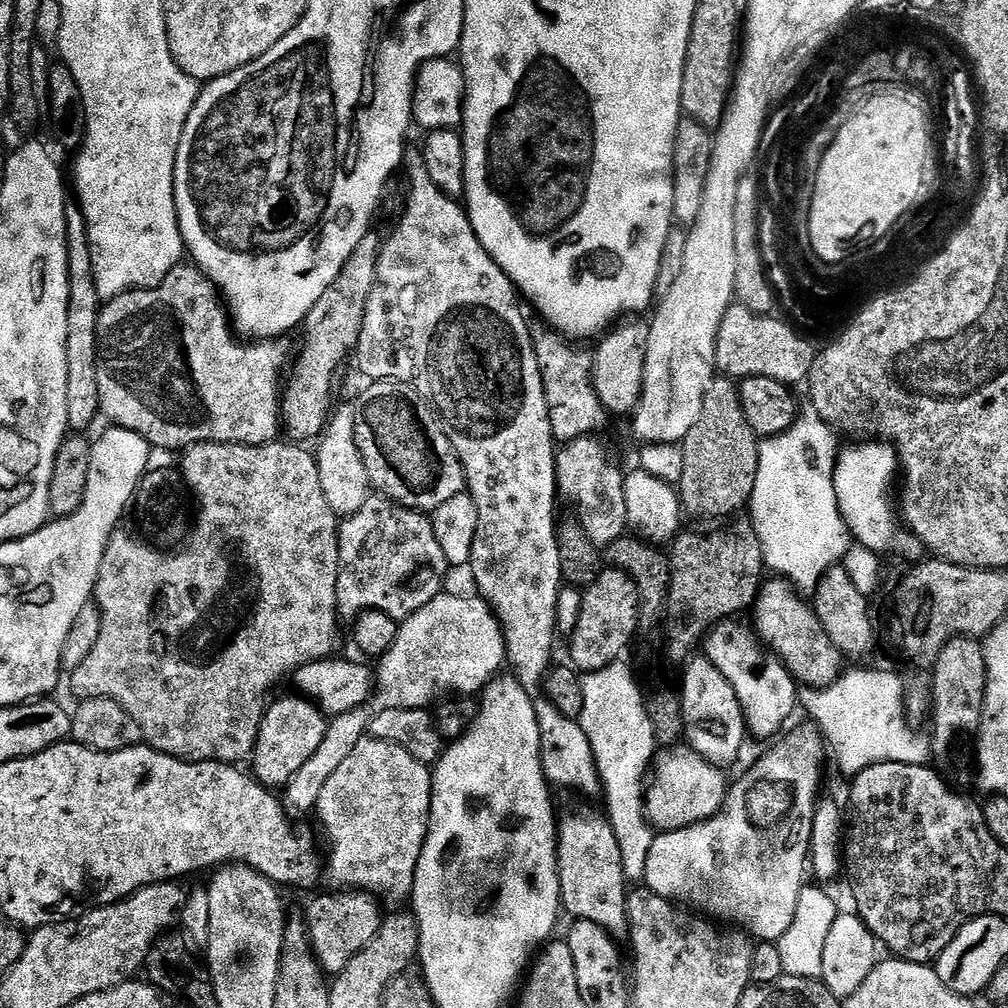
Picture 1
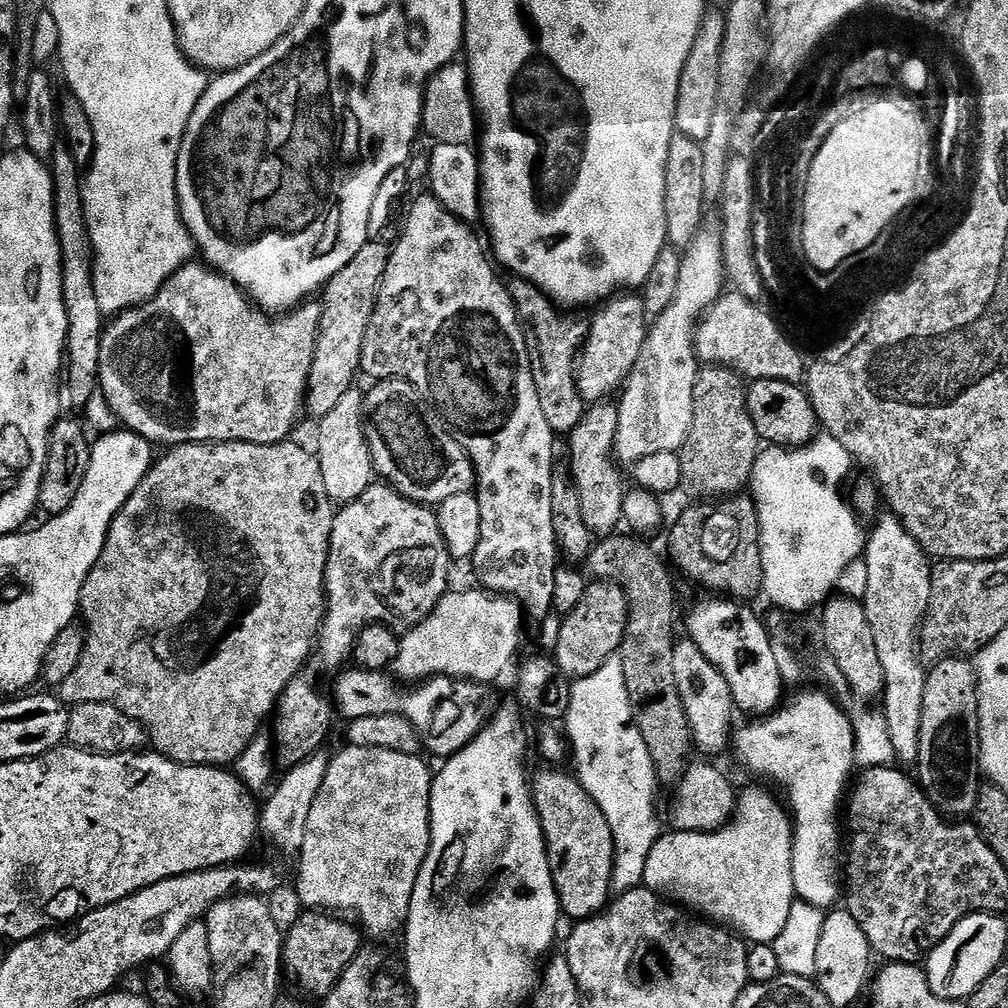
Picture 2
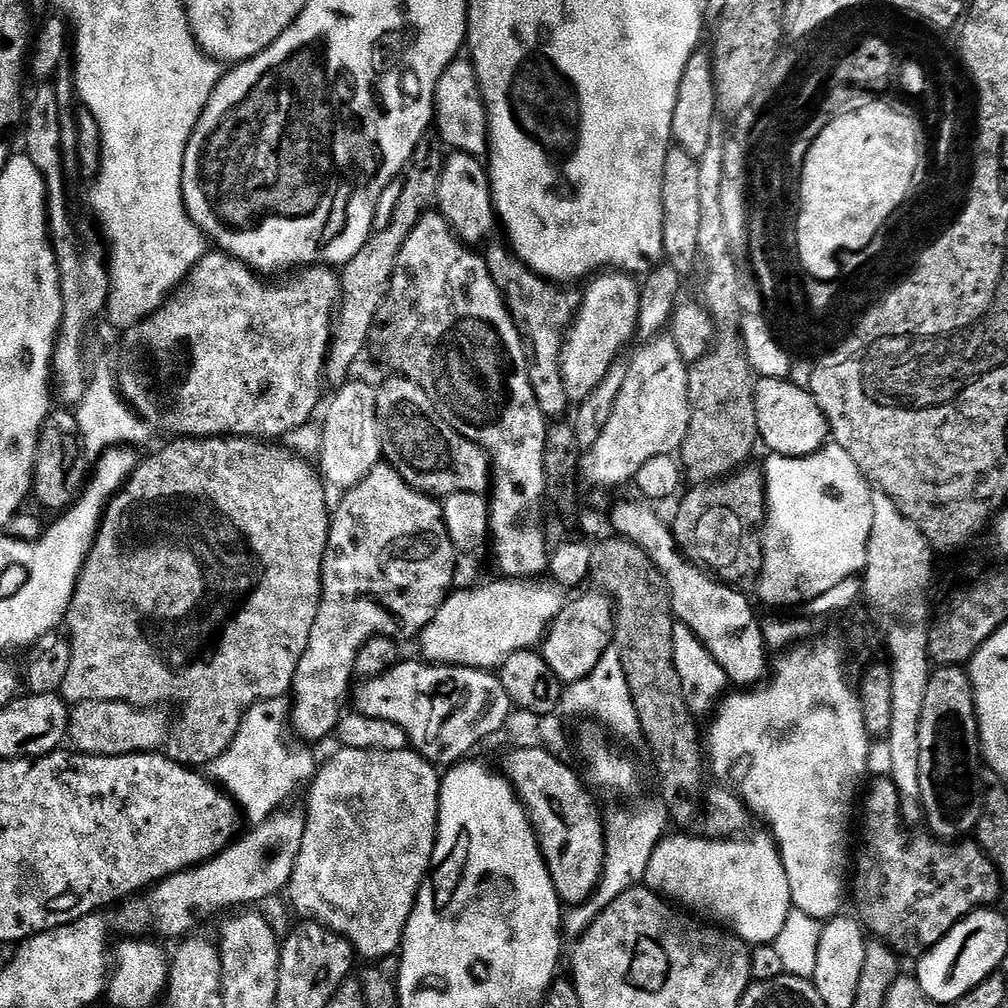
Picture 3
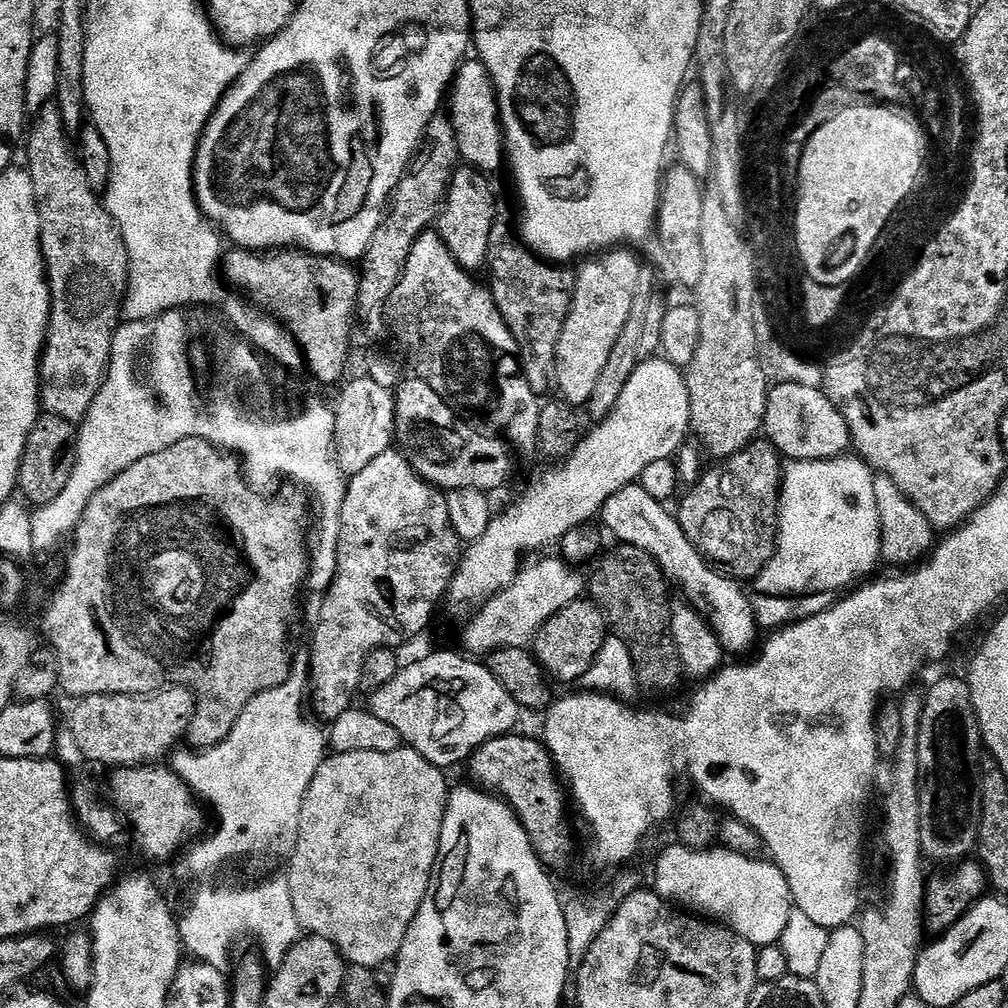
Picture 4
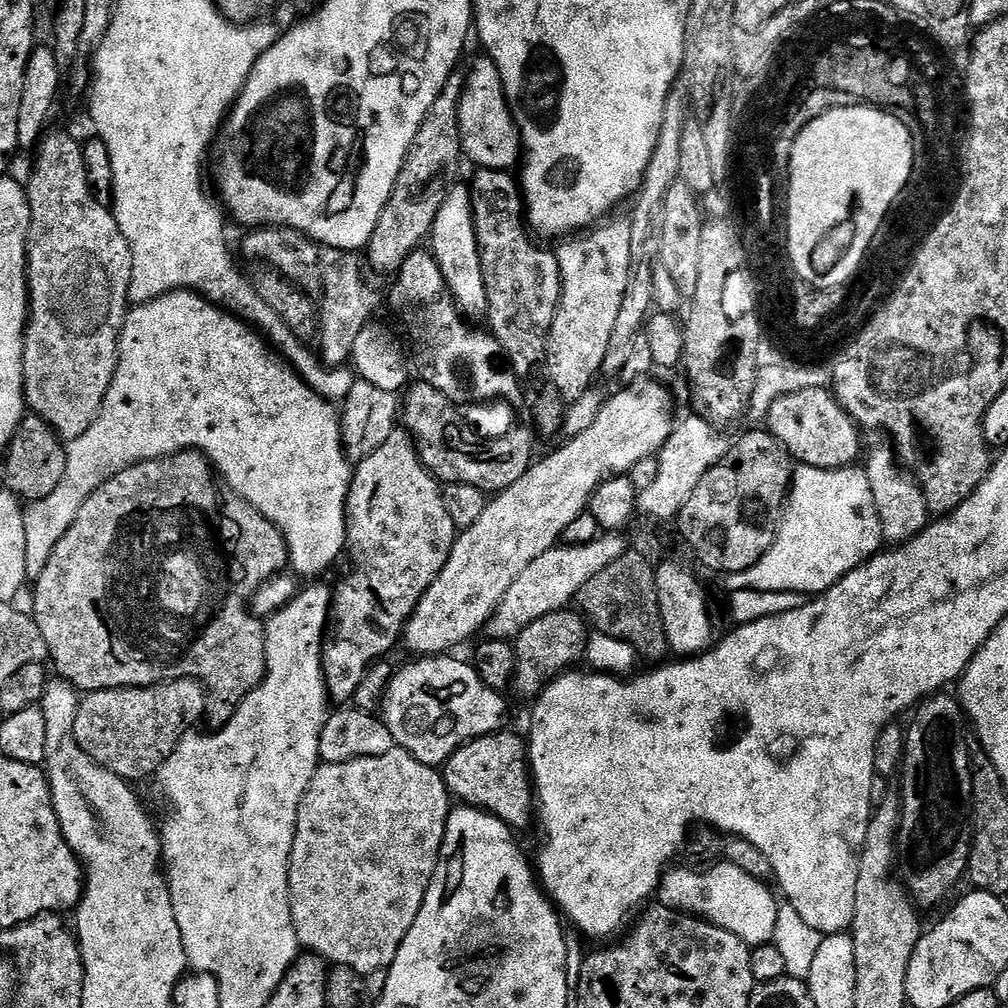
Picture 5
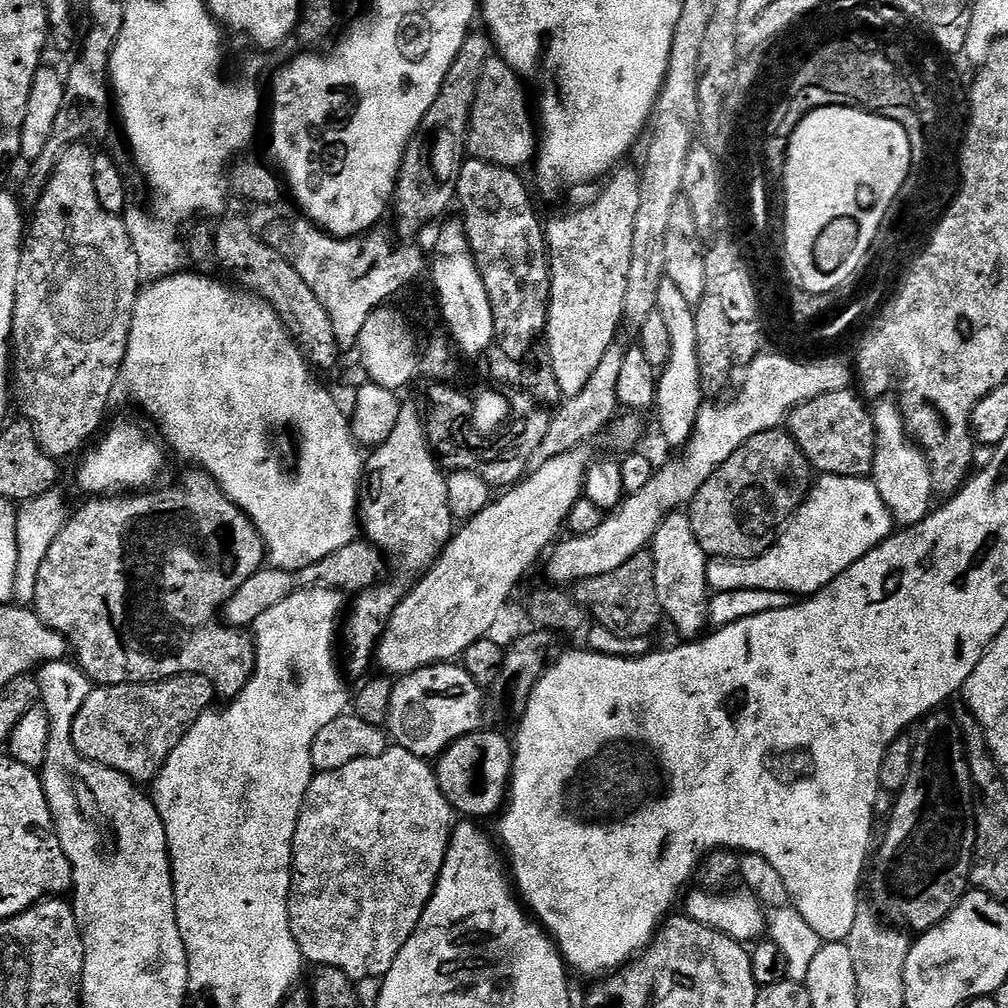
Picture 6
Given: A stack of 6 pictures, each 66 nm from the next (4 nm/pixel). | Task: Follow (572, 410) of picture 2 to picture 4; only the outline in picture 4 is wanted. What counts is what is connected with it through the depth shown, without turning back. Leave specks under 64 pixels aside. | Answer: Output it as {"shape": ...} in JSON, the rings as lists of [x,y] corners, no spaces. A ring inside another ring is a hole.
{"shape":[[[504,214],[497,215],[496,219],[492,223],[492,229],[490,230],[490,238],[489,238],[489,246],[488,246],[488,263],[486,265],[486,273],[488,272],[488,276],[492,279],[492,284],[490,283],[490,291],[492,293],[492,297],[494,298],[494,302],[498,306],[498,310],[502,314],[502,318],[508,324],[508,328],[511,332],[516,336],[516,340],[522,345],[526,346],[526,359],[522,364],[522,371],[525,376],[528,377],[528,381],[530,382],[530,386],[534,389],[538,394],[544,394],[544,391],[553,383],[554,373],[556,370],[556,343],[558,342],[558,338],[562,332],[562,326],[566,322],[566,314],[570,310],[570,306],[572,305],[572,290],[576,286],[576,277],[570,271],[567,272],[567,267],[557,266],[555,263],[549,262],[539,256],[536,255],[535,252],[532,251],[531,248],[528,247],[527,244],[523,243],[521,237],[518,235],[517,229],[514,227],[513,221],[512,224],[510,221],[504,217]]]}

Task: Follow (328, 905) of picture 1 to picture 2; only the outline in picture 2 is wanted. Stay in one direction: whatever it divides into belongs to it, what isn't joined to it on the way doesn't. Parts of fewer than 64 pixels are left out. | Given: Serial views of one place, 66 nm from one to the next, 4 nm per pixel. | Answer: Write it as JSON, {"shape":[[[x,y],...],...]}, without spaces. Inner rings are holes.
{"shape":[[[308,910],[303,914],[305,916],[298,917],[296,925],[289,932],[287,929],[284,936],[282,968],[287,979],[289,976],[296,983],[297,990],[305,992],[300,994],[323,998],[330,994],[346,966],[350,966],[353,958],[361,952],[361,933],[355,923],[336,914],[325,914],[320,910]]]}

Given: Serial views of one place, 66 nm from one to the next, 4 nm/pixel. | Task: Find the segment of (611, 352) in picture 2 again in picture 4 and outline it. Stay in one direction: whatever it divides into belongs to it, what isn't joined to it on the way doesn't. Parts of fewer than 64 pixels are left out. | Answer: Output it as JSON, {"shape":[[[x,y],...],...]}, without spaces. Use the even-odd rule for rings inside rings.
{"shape":[[[617,246],[607,254],[585,259],[579,265],[579,267],[581,266],[580,272],[575,273],[576,286],[572,290],[572,305],[566,314],[566,322],[562,326],[562,332],[556,343],[554,382],[556,386],[560,386],[561,394],[559,395],[565,404],[587,405],[591,394],[594,393],[594,386],[597,385],[598,377],[609,359],[610,350],[612,350],[619,334],[622,333],[622,328],[630,318],[636,283],[642,277],[642,271],[640,271],[639,262],[628,252],[631,251],[627,247]]]}

